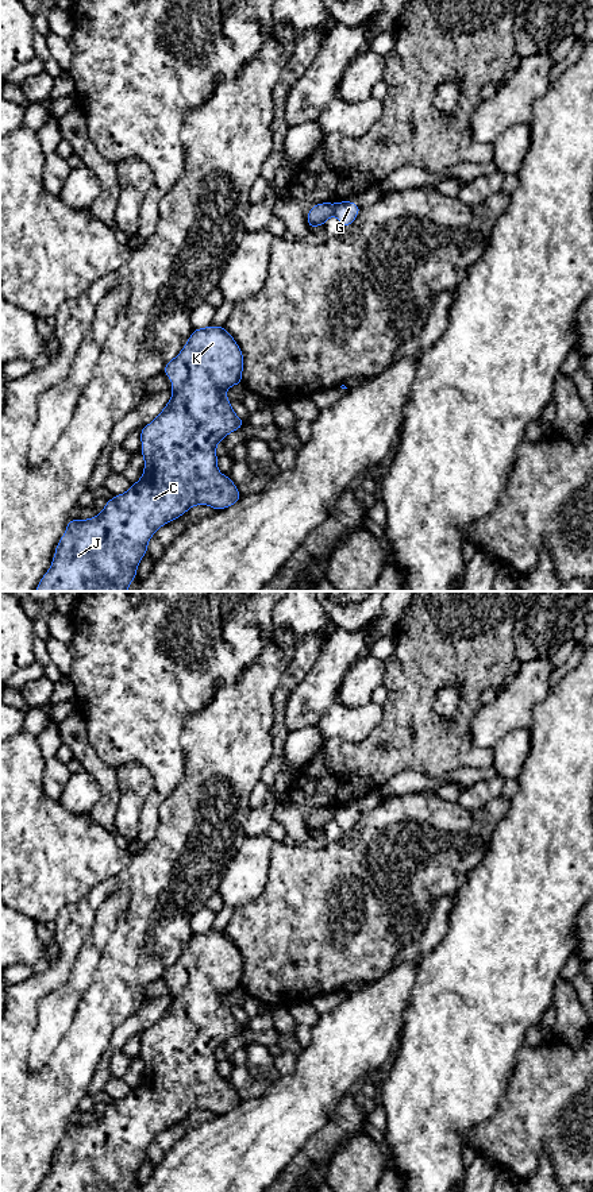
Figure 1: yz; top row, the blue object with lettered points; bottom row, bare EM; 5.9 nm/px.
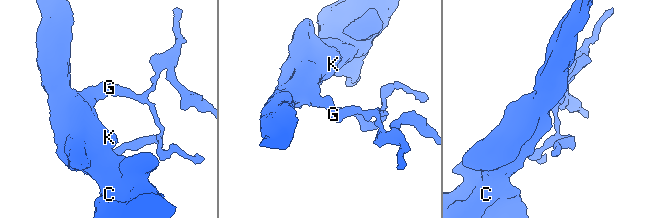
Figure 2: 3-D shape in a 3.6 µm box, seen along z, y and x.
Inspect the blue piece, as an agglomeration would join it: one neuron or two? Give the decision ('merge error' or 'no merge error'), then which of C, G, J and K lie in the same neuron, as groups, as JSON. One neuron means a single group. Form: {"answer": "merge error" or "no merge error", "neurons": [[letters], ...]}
{"answer": "merge error", "neurons": [["C", "J", "K"], ["G"]]}

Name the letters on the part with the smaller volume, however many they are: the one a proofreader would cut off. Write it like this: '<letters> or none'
G

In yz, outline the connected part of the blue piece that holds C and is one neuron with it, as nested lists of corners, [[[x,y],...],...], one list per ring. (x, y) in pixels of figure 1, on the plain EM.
[[[209,930],[207,933],[193,934],[184,953],[174,964],[170,964],[166,968],[163,975],[165,981],[172,983],[170,995],[173,1002],[169,1004],[162,1017],[150,1029],[145,1030],[140,1035],[140,1046],[142,1046],[140,1057],[145,1064],[145,1073],[142,1083],[138,1087],[132,1088],[132,1091],[126,1098],[115,1100],[113,1103],[107,1106],[100,1119],[89,1125],[82,1123],[69,1125],[66,1135],[57,1149],[51,1170],[47,1174],[47,1177],[42,1181],[36,1192],[128,1192],[130,1188],[136,1183],[136,1173],[142,1162],[147,1158],[147,1150],[151,1141],[162,1130],[169,1129],[173,1125],[181,1122],[195,1110],[208,1110],[215,1115],[222,1115],[236,1108],[242,1103],[232,1084],[230,1081],[223,1080],[219,1076],[216,1071],[217,1058],[215,1053],[228,1038],[244,1030],[243,1025],[238,1022],[232,1015],[231,1006],[226,1002],[226,996],[228,992],[243,988],[242,977],[243,977],[243,957],[240,952],[236,949],[235,944],[227,937],[224,931]]]

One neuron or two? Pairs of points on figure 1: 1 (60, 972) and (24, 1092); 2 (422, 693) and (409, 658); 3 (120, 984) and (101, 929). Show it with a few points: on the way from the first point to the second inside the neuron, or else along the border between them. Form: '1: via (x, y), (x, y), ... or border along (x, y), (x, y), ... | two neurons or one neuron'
1: via (29, 1000), (20, 1009), (16, 1025), (16, 1061) | one neuron
2: via (414, 685), (414, 666) | one neuron
3: border along (119, 914), (116, 926), (95, 973) | two neurons

